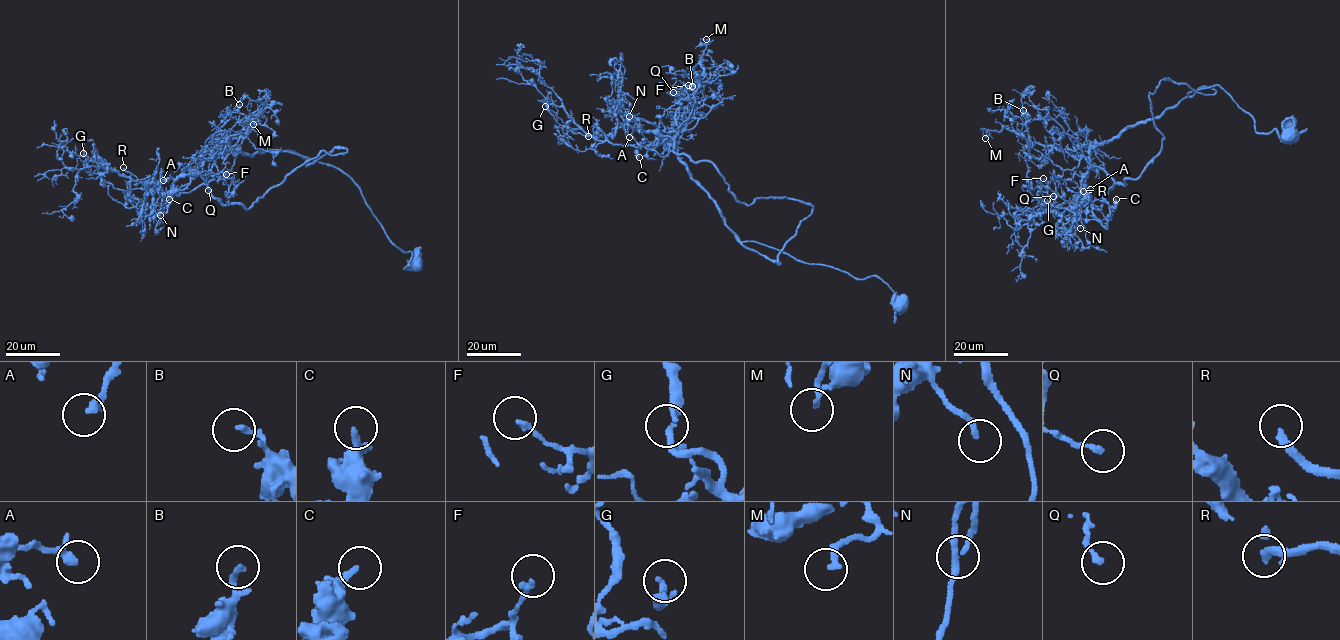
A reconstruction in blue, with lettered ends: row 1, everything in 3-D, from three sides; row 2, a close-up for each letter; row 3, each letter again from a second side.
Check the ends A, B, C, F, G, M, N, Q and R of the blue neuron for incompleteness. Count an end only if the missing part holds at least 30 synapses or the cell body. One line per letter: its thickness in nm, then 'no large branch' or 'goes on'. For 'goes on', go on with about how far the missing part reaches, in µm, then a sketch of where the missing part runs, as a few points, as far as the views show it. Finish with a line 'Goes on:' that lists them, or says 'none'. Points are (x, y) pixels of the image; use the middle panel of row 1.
A: calibre 280 nm; no large branch
B: calibre 190 nm; no large branch
C: calibre 180 nm; no large branch
F: calibre 190 nm; no large branch
G: calibre 180 nm; goes on; missing 25 µm; course (545, 106), (536, 113), (512, 93), (512, 88)
M: calibre 190 nm; no large branch
N: calibre 180 nm; no large branch
Q: calibre 180 nm; no large branch
R: calibre 260 nm; no large branch
Goes on: G

